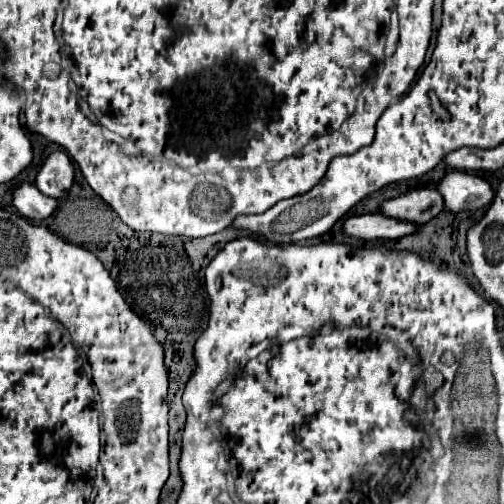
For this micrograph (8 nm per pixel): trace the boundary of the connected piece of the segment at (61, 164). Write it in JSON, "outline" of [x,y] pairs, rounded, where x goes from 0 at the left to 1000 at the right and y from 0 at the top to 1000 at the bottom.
{"outline":[[[109,300],[85,323],[69,367],[85,387],[105,395],[125,395],[141,375],[145,355],[149,355],[149,335],[141,315],[125,300]]]}

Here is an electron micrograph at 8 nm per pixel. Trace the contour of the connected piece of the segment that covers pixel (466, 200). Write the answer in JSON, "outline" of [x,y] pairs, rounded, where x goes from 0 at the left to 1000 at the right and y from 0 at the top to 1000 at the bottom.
{"outline":[[[919,339],[887,343],[875,355],[867,375],[883,391],[883,415],[903,423],[958,415],[978,399],[978,387],[982,387],[974,367],[958,351],[919,343]]]}

